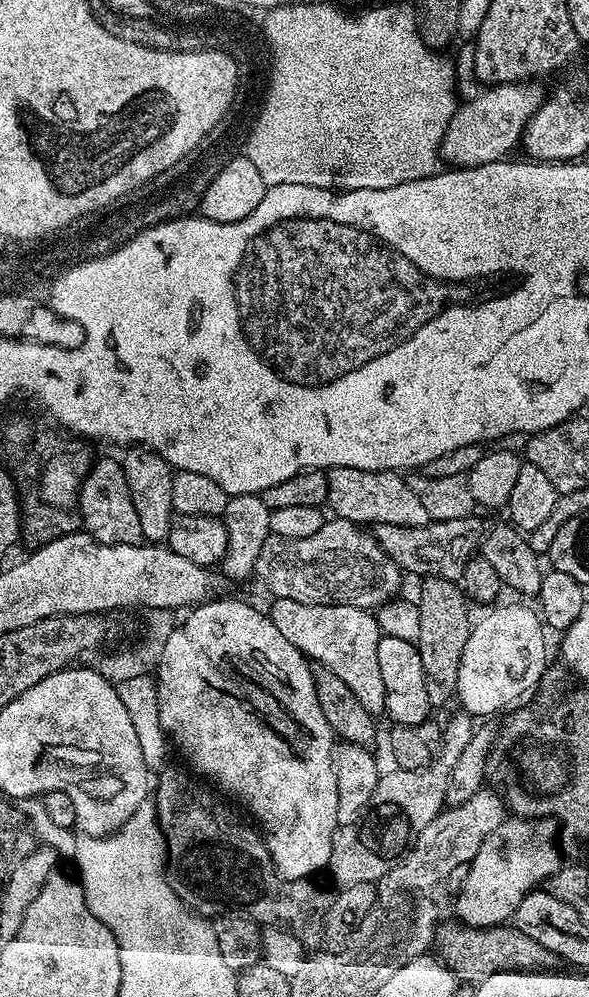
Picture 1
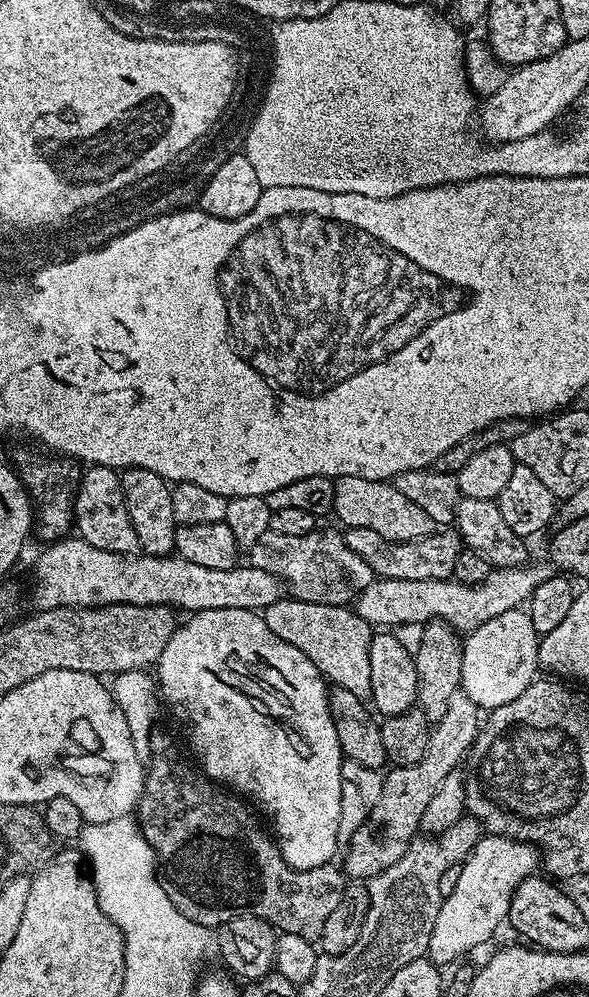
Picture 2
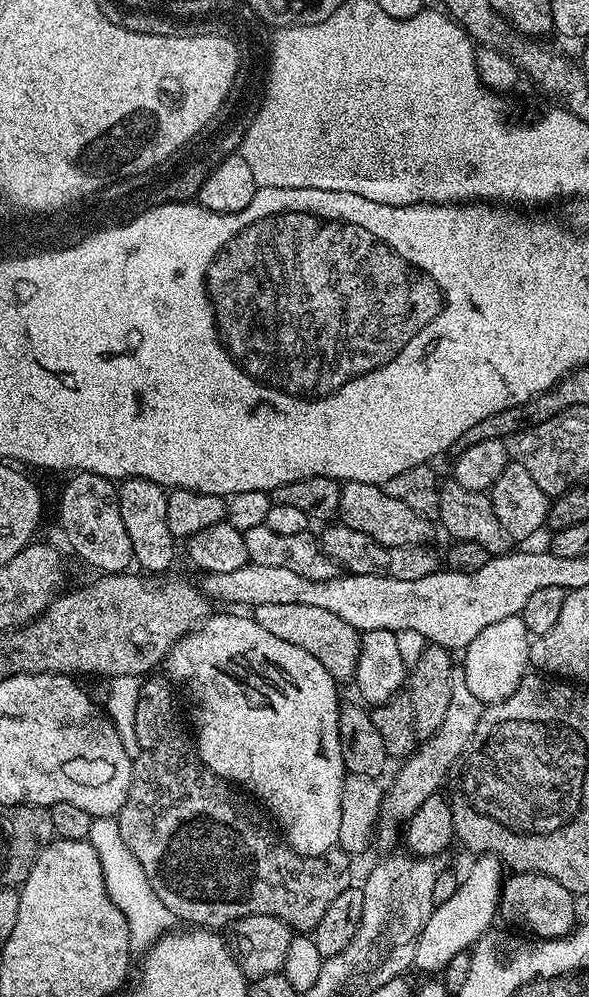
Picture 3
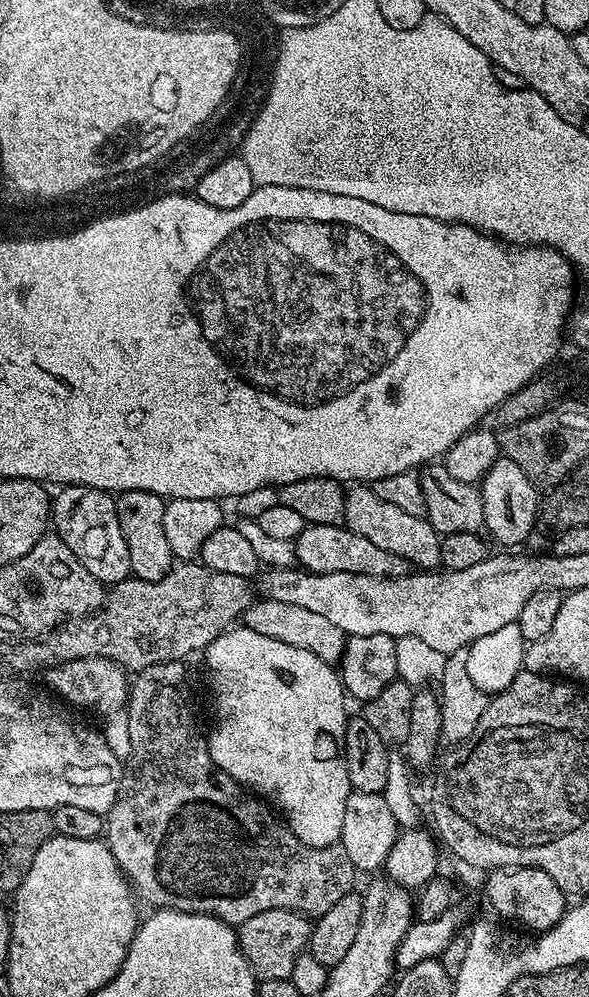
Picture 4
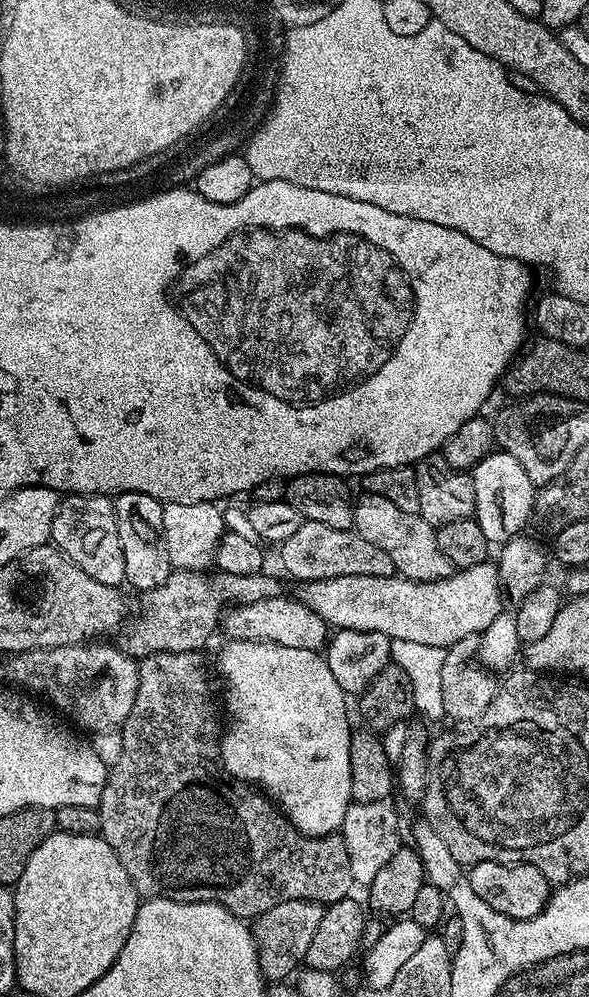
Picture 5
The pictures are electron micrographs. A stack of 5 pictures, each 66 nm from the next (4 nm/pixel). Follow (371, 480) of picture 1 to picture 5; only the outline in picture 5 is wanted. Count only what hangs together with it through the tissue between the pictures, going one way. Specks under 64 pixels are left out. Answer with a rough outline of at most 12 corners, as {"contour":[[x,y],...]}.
{"contour":[[378,494],[354,504],[352,528],[386,550],[399,575],[454,569],[436,528]]}

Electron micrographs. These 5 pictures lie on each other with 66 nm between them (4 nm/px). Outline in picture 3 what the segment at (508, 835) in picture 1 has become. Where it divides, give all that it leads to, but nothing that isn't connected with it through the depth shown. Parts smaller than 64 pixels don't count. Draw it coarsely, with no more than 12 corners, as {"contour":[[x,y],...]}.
{"contour":[[473,860],[416,940],[417,969],[441,973],[493,927],[503,863]]}

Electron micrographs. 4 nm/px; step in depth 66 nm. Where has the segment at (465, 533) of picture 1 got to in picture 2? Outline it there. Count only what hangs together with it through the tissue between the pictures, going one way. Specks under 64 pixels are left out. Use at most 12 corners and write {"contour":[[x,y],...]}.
{"contour":[[349,528],[346,546],[377,577],[449,579],[460,533],[437,530],[397,542]]}

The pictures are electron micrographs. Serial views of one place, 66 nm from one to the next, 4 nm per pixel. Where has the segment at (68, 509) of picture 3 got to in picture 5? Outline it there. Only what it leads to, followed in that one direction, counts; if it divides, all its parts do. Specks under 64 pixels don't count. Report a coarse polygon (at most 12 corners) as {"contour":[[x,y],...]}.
{"contour":[[65,495],[51,543],[102,586],[125,583],[107,495]]}

